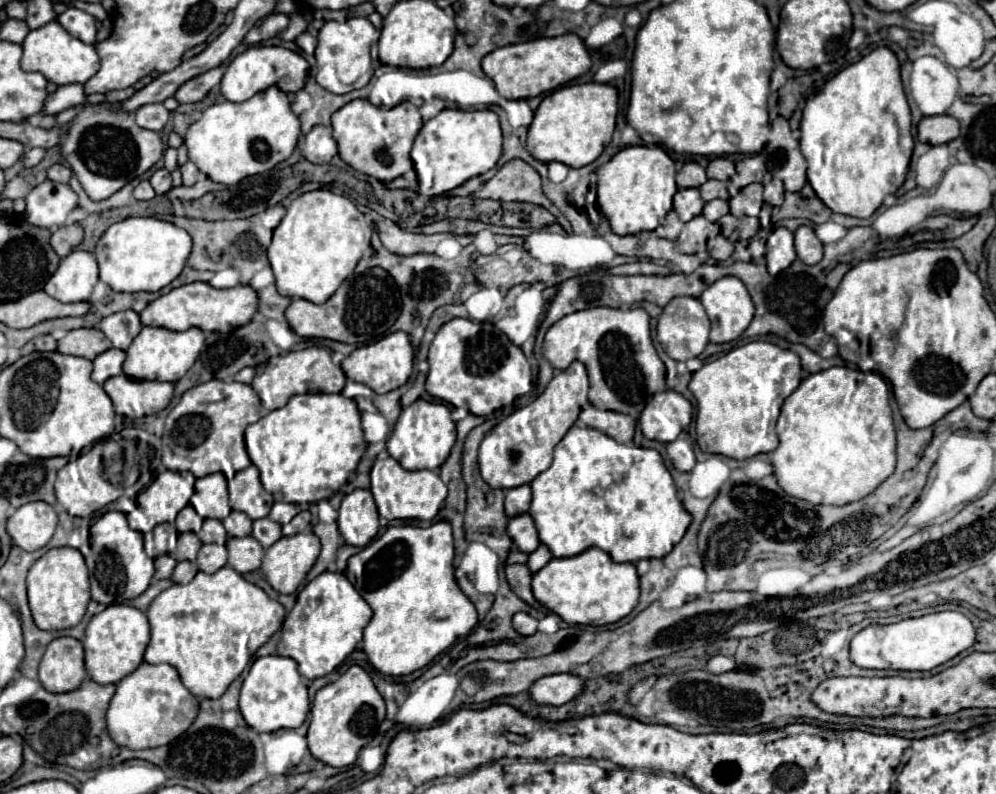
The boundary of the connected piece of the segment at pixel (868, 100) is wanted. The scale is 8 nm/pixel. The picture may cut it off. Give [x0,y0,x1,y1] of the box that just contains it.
[800,46,914,218]

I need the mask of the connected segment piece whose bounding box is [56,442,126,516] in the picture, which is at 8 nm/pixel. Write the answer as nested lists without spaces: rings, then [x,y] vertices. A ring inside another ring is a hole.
[[[98,442],[90,452],[82,454],[78,460],[68,462],[60,472],[58,472],[58,480],[56,480],[56,498],[58,504],[62,504],[70,516],[88,516],[94,510],[104,508],[106,504],[110,504],[112,500],[120,498],[126,494],[124,488],[116,488],[112,484],[108,484],[100,474],[102,474],[102,466],[100,466],[100,452],[102,452],[104,442]]]

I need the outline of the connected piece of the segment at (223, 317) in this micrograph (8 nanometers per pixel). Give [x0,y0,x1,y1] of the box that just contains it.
[140,282,258,332]

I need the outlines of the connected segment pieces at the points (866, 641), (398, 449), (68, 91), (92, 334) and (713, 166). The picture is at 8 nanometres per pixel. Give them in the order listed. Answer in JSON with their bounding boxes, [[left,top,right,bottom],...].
[[850,612,974,670],[386,400,456,470],[40,84,86,114],[58,328,112,360],[708,158,736,180]]

